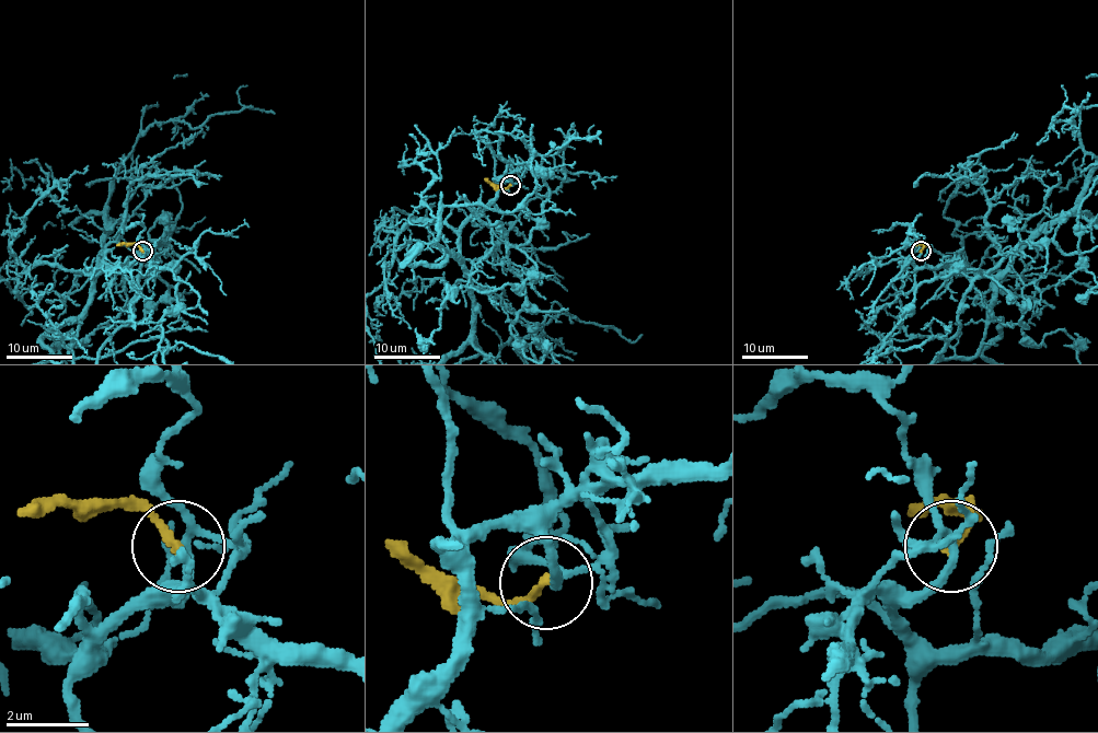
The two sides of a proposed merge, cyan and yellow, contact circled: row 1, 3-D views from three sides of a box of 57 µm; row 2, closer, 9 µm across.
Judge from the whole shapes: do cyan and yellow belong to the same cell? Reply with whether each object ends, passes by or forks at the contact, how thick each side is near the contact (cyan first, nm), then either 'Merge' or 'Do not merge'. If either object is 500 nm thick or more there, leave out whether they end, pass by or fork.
At the ring cyan forks. At the ring yellow ends. Thickness 170 nm (cyan) against 200 nm. Do not merge

